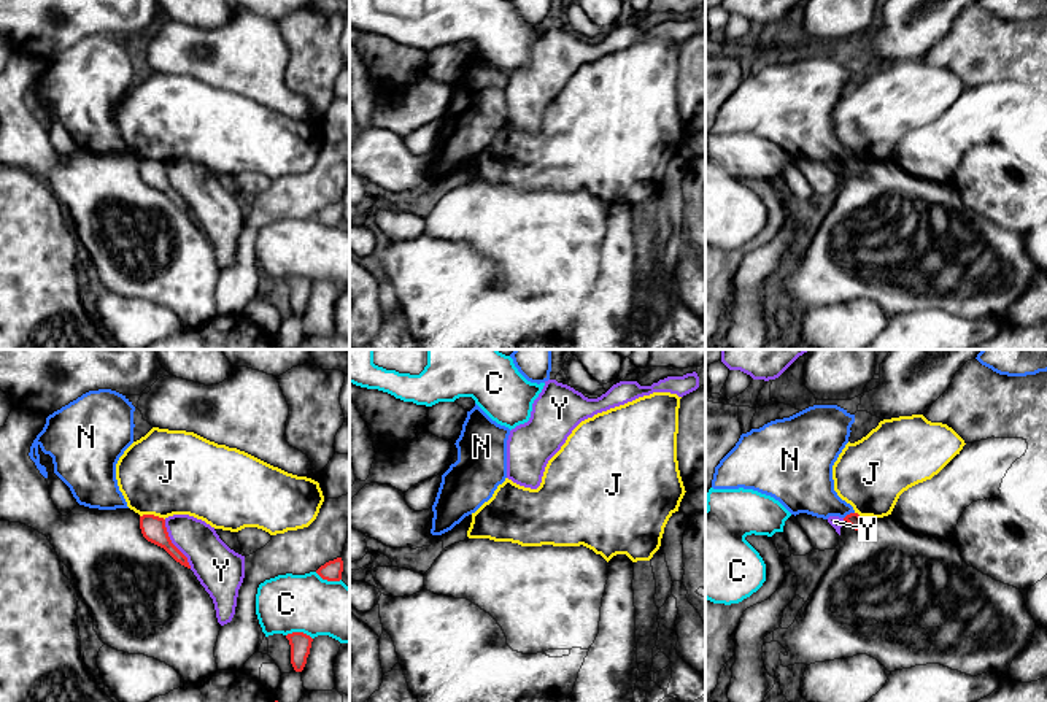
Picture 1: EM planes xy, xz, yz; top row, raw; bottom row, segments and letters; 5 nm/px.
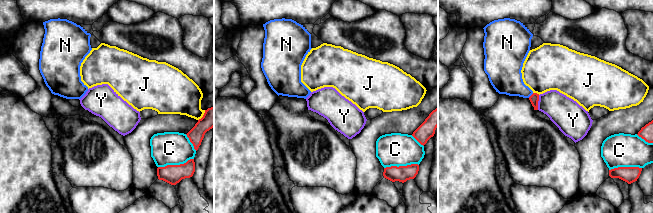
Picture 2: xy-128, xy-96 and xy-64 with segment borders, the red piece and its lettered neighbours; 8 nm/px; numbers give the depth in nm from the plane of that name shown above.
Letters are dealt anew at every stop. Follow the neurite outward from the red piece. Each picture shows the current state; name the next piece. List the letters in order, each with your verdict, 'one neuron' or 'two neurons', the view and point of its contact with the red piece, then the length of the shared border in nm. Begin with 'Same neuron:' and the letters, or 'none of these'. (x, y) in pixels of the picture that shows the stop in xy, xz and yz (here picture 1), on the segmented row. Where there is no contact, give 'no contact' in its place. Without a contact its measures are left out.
Same neuron: none of these
C: two neurons; contact xy (299, 632); length 140 nm
J: two neurons; contact xy (153, 515); length 130 nm
N: two neurons; contact yz (850, 513); length 70 nm
Y: two neurons; contact xy (172, 543); length 280 nm

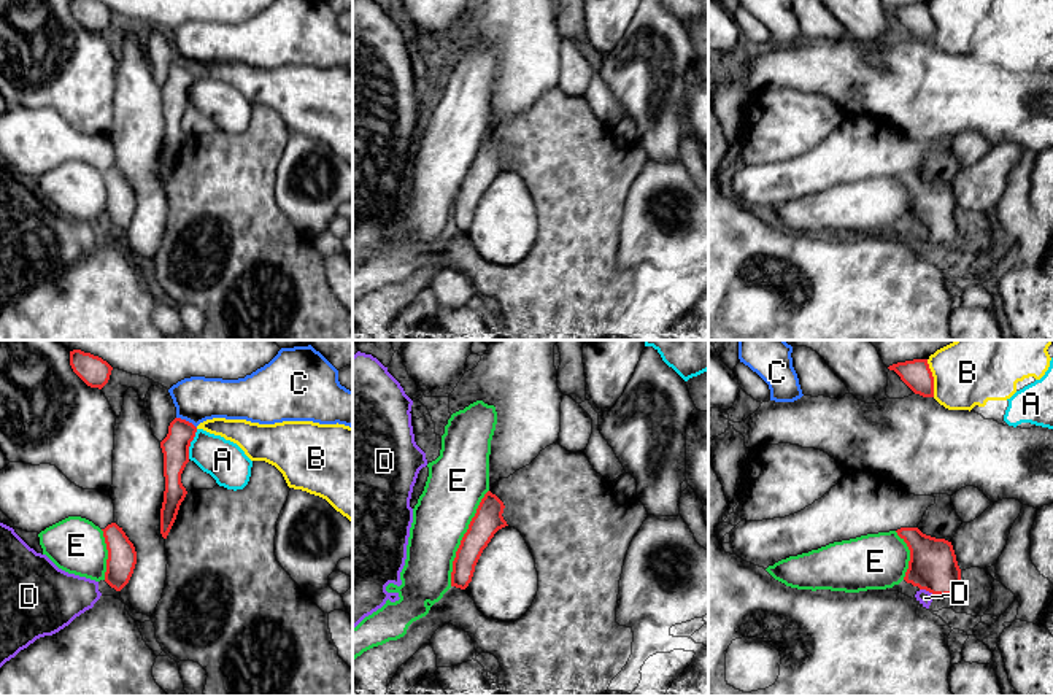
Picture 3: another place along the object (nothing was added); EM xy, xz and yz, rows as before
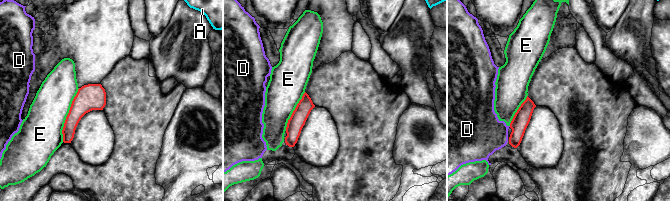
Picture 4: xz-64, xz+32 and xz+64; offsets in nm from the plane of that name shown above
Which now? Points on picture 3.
Same neuron: D
A: two neurons; contact xy (189, 444); length 160 nm
B: two neurons; contact yz (933, 378); length 200 nm
C: two neurons; contact xy (186, 421); length 120 nm
D: one neuron; contact yz (926, 590); length 80 nm
E: two neurons; contact xz (462, 537); length 500 nm

